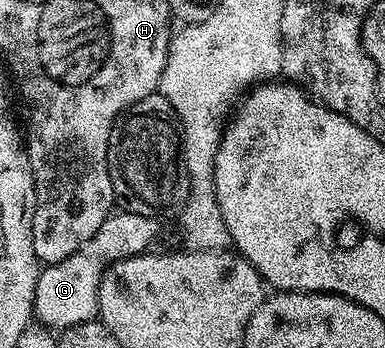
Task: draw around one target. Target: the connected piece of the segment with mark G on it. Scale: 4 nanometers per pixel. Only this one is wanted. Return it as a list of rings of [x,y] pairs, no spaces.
[[[124,210],[113,212],[76,253],[64,261],[47,264],[39,272],[34,298],[35,318],[43,326],[56,331],[95,320],[98,314],[99,283],[103,273],[113,263],[145,254],[160,233],[159,223],[155,216]]]

